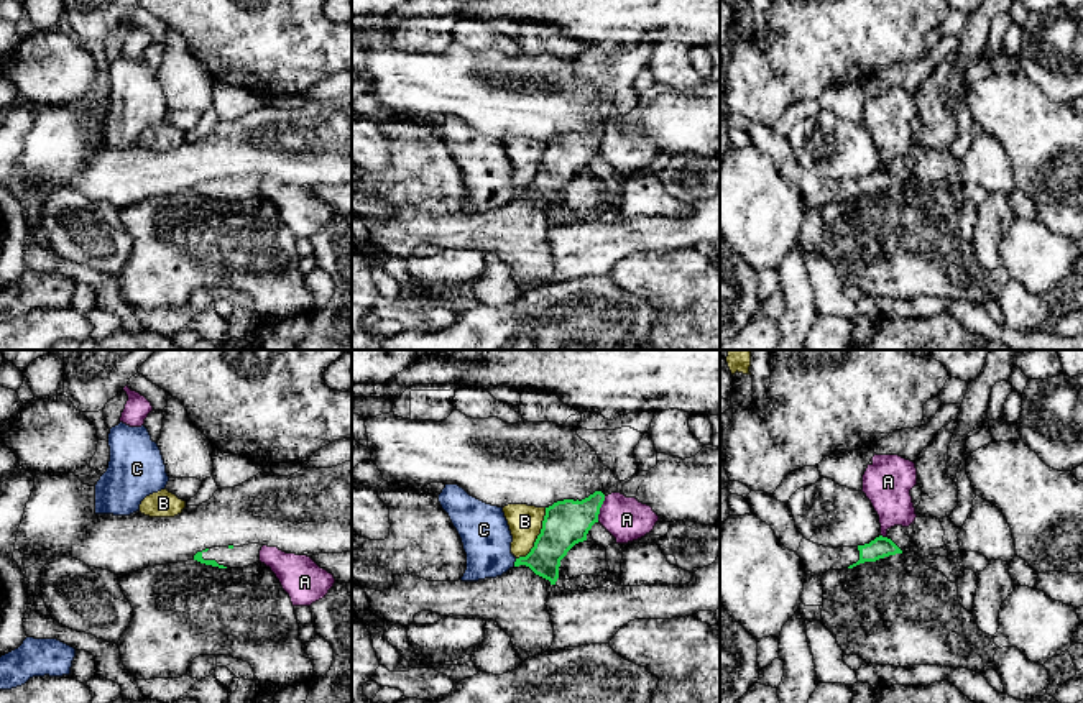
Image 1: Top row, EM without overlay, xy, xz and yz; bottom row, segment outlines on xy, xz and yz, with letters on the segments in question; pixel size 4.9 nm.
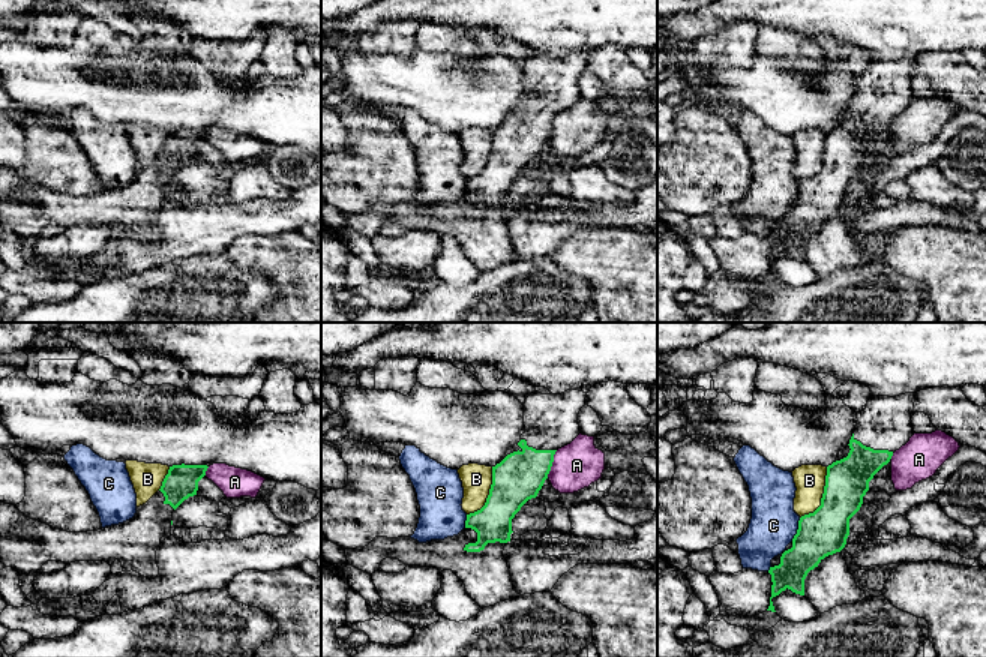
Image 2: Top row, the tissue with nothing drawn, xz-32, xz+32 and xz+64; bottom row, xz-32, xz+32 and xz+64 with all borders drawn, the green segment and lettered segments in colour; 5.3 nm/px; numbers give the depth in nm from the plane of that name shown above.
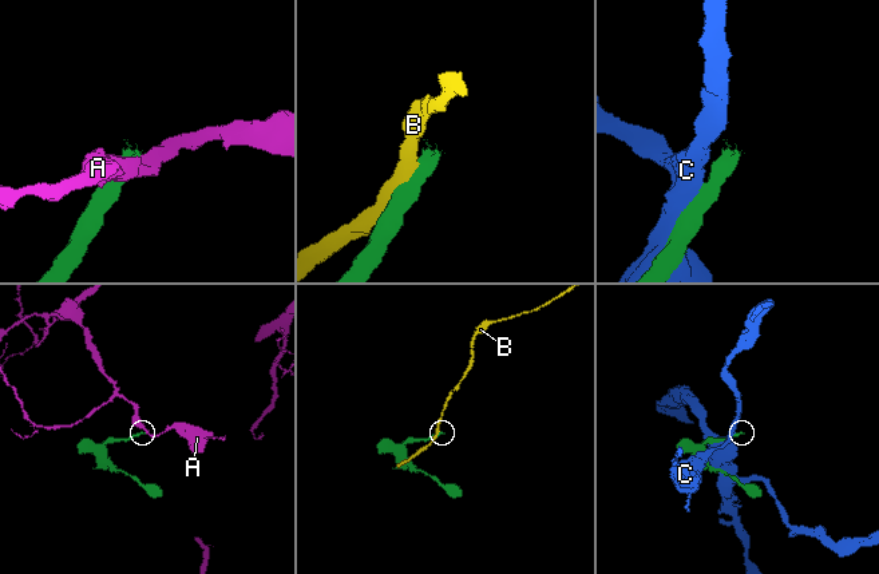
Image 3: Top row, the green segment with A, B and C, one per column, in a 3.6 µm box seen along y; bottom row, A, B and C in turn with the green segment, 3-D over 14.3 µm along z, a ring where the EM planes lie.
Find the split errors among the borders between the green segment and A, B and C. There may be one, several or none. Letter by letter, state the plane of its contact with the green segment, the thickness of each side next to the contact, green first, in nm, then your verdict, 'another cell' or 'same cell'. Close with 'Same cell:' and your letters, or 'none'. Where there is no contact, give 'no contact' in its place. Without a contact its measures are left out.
A: xz | 220/220 nm | another cell
B: xz | 220/160 nm | another cell
C: xz | 180/240 nm | another cell
Same cell: none

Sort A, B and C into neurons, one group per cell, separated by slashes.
A / B / C

